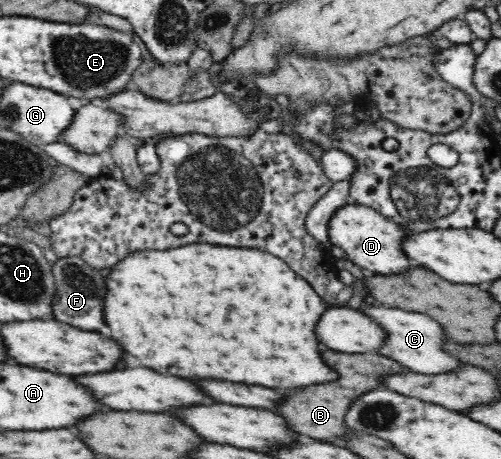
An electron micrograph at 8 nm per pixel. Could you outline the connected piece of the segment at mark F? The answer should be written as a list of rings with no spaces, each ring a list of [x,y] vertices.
[[[66,256],[57,259],[52,267],[56,276],[56,301],[54,301],[54,317],[78,329],[98,331],[106,325],[104,303],[108,297],[108,277],[100,268],[92,266],[80,256]]]

